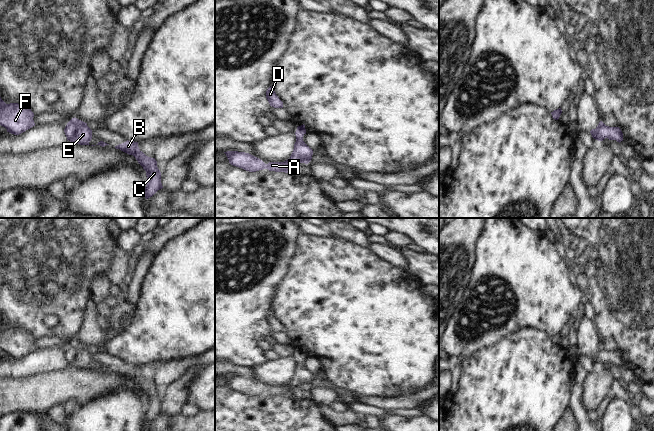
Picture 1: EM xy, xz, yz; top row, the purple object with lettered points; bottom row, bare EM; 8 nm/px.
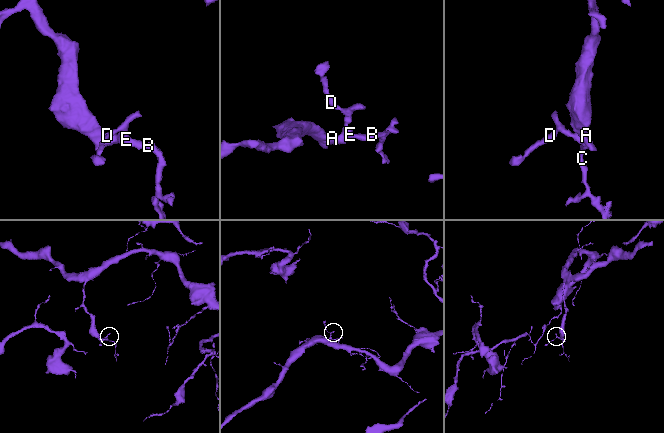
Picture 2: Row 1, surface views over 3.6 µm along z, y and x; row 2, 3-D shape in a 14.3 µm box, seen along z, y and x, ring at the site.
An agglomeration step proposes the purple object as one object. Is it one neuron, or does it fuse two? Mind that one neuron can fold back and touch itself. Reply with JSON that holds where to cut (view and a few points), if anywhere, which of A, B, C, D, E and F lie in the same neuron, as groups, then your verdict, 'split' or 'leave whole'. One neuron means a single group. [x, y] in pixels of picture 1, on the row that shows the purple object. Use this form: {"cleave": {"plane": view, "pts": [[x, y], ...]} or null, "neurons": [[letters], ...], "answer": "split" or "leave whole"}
{"cleave": null, "neurons": [["A", "B", "C", "D", "E", "F"]], "answer": "leave whole"}

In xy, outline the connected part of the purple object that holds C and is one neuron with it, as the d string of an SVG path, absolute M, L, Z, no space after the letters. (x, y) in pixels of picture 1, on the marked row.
M126 141L122 144L115 146L116 149L133 155L138 163L146 171L147 185L144 191L144 197L146 199L152 197L158 190L162 189L161 172L157 167L157 161L155 158L146 156L138 147L138 142Z

